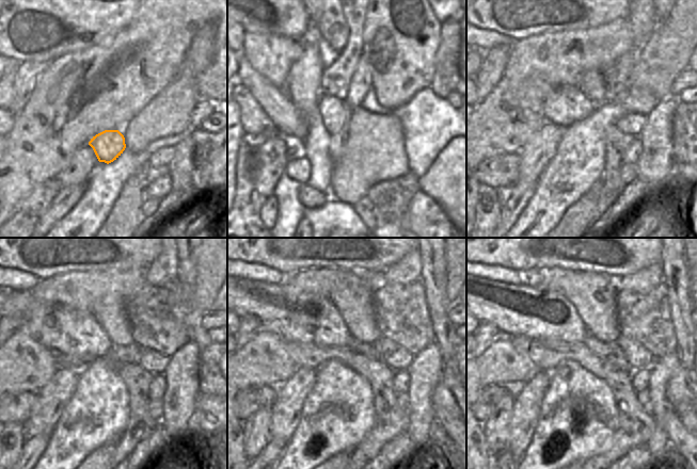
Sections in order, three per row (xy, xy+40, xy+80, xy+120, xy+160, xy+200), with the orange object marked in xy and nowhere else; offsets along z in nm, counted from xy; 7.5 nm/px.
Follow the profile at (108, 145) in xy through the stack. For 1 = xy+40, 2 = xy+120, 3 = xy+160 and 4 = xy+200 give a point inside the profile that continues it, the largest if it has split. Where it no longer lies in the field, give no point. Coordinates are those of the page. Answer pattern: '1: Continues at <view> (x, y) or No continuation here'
1: Continues at xy+40 (339, 143)
2: Continues at xy+120 (63, 329)
3: Continues at xy+160 (291, 314)
4: Continues at xy+200 (513, 309).

